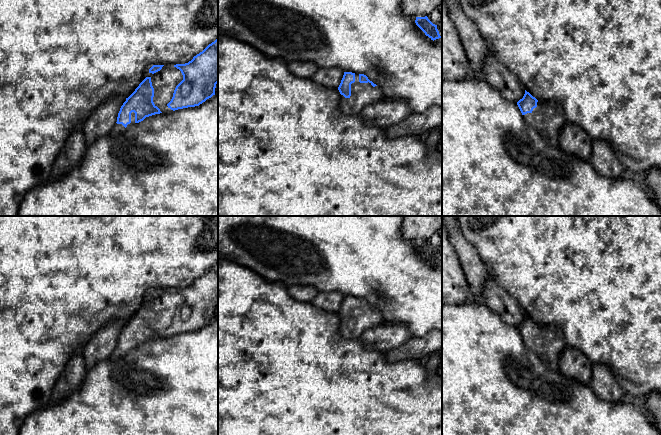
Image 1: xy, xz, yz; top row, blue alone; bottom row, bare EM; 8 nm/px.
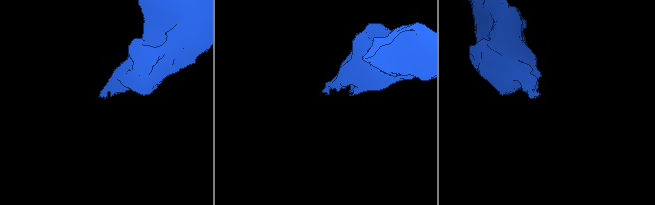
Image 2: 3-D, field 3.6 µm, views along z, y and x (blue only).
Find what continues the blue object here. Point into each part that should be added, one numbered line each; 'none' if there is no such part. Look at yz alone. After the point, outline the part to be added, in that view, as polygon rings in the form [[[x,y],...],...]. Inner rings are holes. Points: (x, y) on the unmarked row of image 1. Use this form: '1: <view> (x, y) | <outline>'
1: yz (548, 342) | [[[538,324],[537,331],[523,341],[529,350],[547,364],[549,369],[559,371],[559,358],[567,344],[558,325]]]

